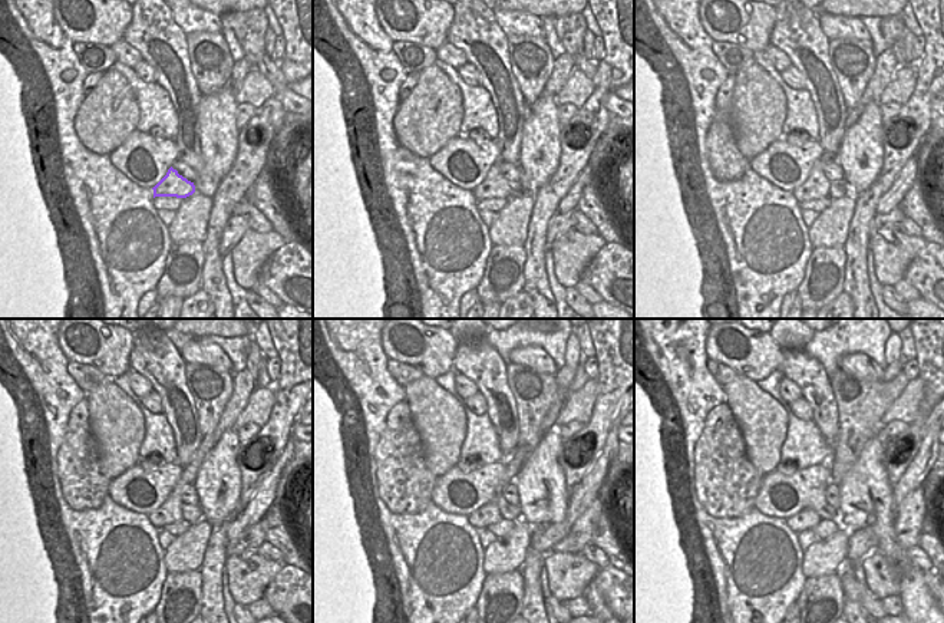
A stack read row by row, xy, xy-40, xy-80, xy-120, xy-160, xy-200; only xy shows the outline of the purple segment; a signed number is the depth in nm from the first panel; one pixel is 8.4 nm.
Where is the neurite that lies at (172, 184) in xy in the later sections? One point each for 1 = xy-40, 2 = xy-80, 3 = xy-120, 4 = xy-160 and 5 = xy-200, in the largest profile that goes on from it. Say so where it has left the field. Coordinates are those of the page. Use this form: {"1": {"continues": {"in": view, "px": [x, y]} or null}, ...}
{"1": {"continues": {"in": "xy-40", "px": [495, 185]}}, "2": {"continues": {"in": "xy-80", "px": [817, 185]}}, "3": {"continues": {"in": "xy-120", "px": [170, 511]}}, "4": {"continues": {"in": "xy-160", "px": [488, 514]}}, "5": {"continues": {"in": "xy-200", "px": [805, 520]}}}

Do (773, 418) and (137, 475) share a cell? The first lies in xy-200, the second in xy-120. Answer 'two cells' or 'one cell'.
two cells

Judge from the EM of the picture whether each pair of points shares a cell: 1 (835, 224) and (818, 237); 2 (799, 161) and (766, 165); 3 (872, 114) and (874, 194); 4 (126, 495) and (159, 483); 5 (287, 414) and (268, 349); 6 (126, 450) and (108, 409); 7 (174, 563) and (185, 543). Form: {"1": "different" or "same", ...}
{"1": "same", "2": "same", "3": "different", "4": "same", "5": "different", "6": "same", "7": "same"}

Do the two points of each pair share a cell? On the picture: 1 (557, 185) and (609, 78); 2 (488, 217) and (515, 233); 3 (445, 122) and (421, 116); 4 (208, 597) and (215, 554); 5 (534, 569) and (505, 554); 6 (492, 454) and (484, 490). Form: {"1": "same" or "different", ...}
{"1": "same", "2": "different", "3": "same", "4": "same", "5": "different", "6": "different"}

